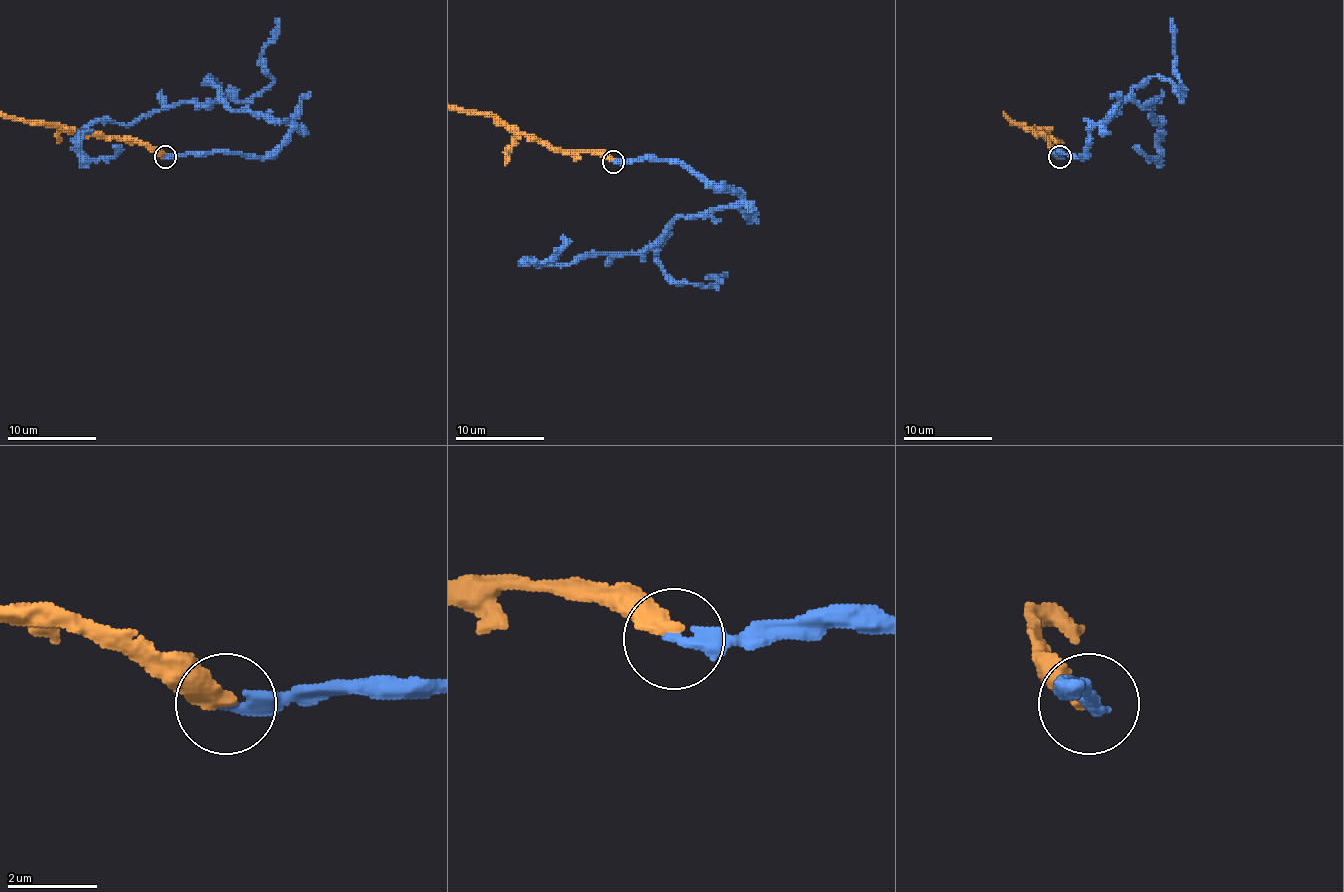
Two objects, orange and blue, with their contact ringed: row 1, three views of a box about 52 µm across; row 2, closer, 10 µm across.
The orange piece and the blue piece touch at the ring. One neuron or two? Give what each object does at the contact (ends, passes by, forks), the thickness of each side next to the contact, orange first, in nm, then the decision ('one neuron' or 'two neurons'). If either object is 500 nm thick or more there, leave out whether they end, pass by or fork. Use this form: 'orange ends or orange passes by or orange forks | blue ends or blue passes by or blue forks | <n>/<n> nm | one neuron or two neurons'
orange ends | blue ends | 420/320 nm | one neuron

